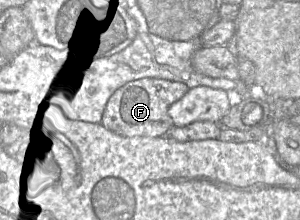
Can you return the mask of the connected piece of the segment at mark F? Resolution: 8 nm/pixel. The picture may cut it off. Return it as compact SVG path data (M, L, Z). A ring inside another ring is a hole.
M141 78L118 88L108 99L101 124L108 130L125 137L162 137L173 127L169 107L180 100L189 88L183 82L160 78Z

